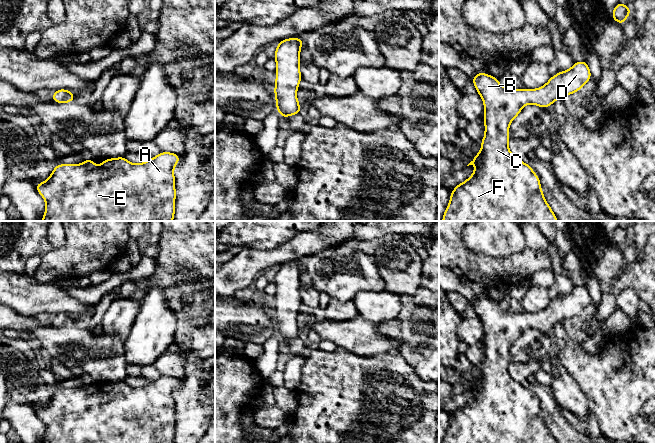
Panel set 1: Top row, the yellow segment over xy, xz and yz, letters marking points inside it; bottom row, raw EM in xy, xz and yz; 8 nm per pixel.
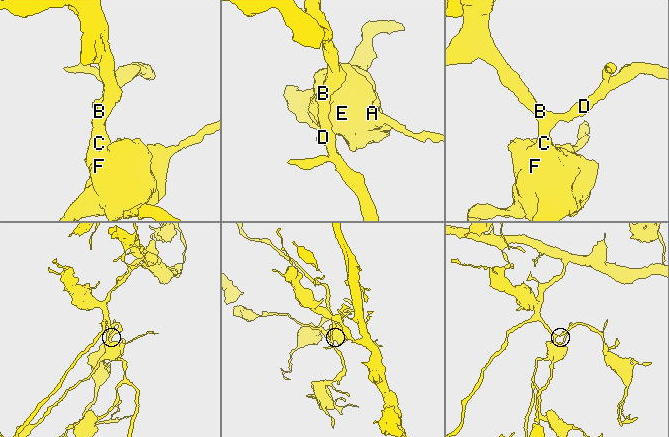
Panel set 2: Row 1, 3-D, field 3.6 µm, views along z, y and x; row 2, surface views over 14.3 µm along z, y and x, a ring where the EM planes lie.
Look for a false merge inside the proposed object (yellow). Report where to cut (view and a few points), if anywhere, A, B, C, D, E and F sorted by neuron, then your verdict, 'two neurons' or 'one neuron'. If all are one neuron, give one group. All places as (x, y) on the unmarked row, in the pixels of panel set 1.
no cut; A B C D E F; one neuron

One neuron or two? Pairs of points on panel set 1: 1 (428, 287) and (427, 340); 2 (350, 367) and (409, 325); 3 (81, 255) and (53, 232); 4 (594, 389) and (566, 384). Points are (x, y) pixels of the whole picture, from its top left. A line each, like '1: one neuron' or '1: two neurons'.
1: one neuron
2: two neurons
3: two neurons
4: two neurons

